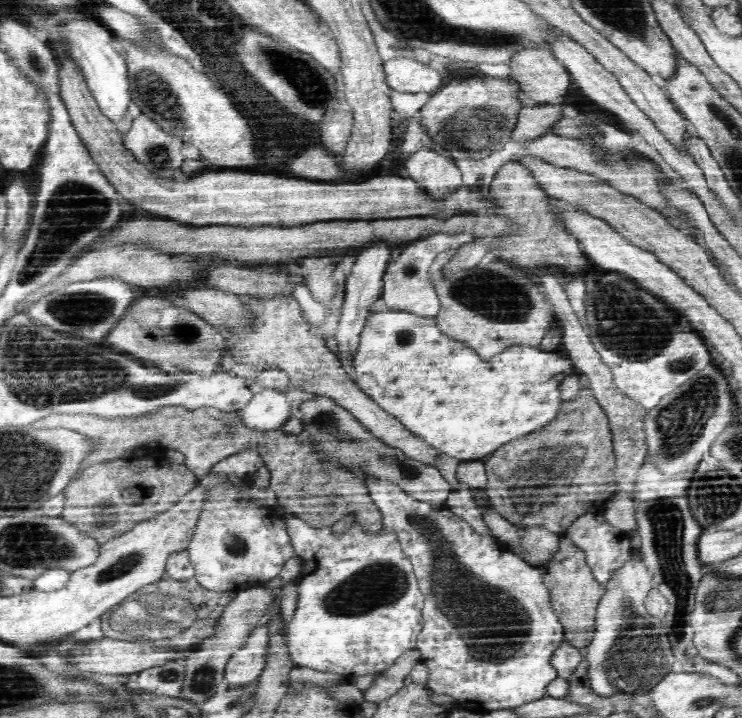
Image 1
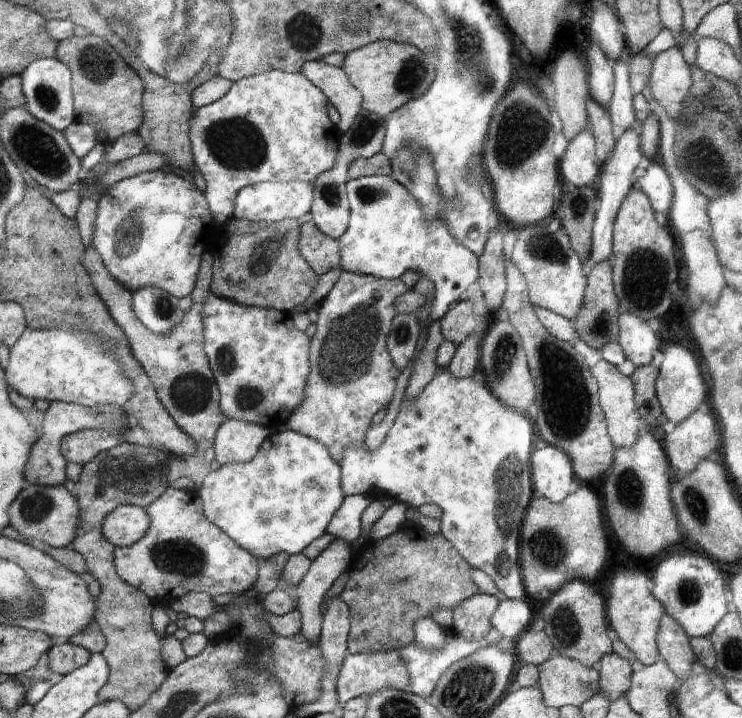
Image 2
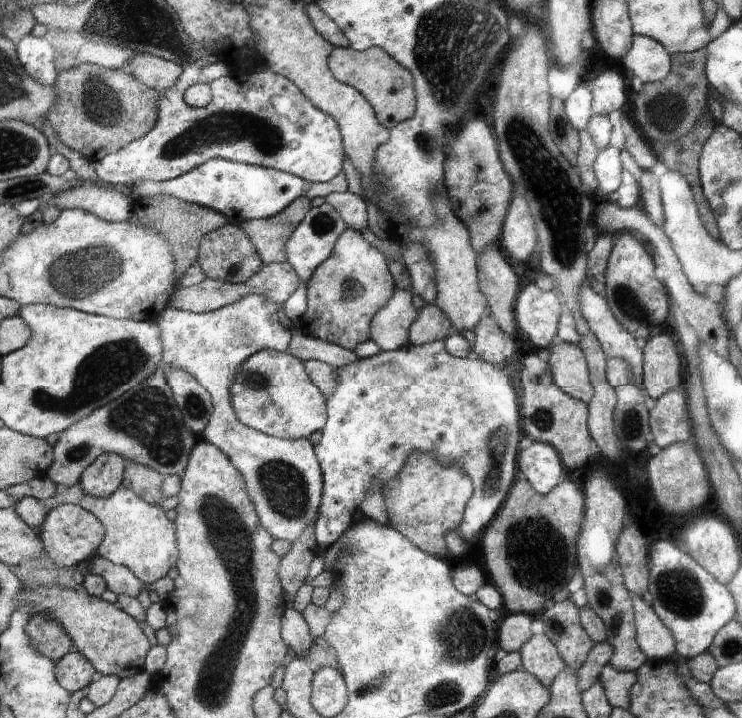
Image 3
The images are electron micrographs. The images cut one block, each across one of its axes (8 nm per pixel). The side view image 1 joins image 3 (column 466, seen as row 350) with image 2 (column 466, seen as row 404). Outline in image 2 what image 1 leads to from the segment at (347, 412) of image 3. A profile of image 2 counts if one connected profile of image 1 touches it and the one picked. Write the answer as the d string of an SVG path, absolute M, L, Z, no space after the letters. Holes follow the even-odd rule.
M438 368L436 376L432 382L424 388L424 391L419 395L418 399L413 401L403 400L401 409L395 422L386 436L385 442L374 453L370 453L366 445L356 448L354 445L345 449L343 459L339 462L342 469L342 483L343 491L348 495L361 495L368 493L373 500L382 500L383 495L391 496L395 502L404 502L407 506L415 509L428 503L440 505L443 510L441 516L441 533L447 537L449 541L457 548L458 552L467 560L467 563L474 569L483 570L492 580L496 586L507 596L508 599L516 599L524 601L528 595L525 591L523 578L520 578L519 565L519 536L520 524L526 512L526 506L530 502L532 496L532 483L530 480L530 454L532 452L532 424L524 418L524 414L518 412L516 409L505 405L503 401L490 392L490 388L480 386L478 382L474 382L474 376L468 379L457 379L446 368Z

